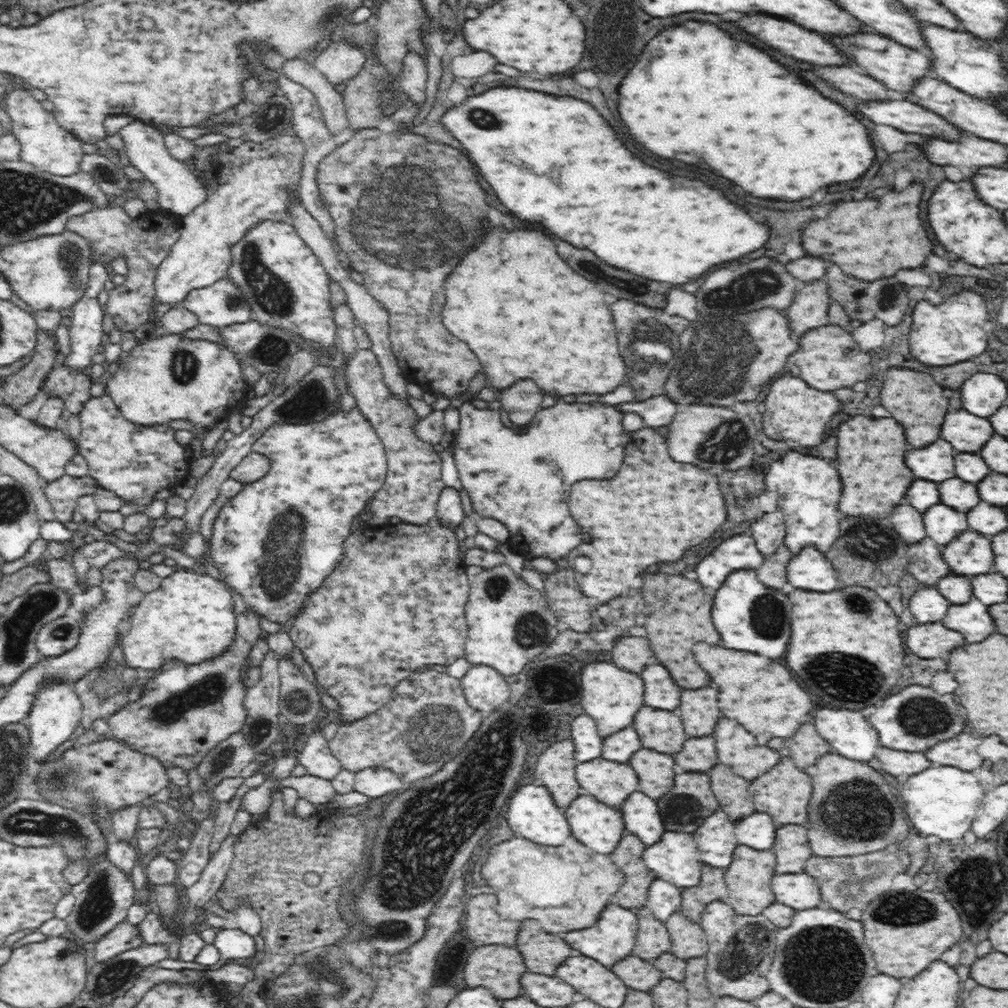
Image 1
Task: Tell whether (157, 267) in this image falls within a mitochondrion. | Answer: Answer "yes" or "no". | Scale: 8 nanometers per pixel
no

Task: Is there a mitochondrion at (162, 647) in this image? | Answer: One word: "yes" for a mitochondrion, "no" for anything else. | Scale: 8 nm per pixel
no

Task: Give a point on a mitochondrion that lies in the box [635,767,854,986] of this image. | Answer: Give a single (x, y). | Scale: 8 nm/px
(747, 950)

